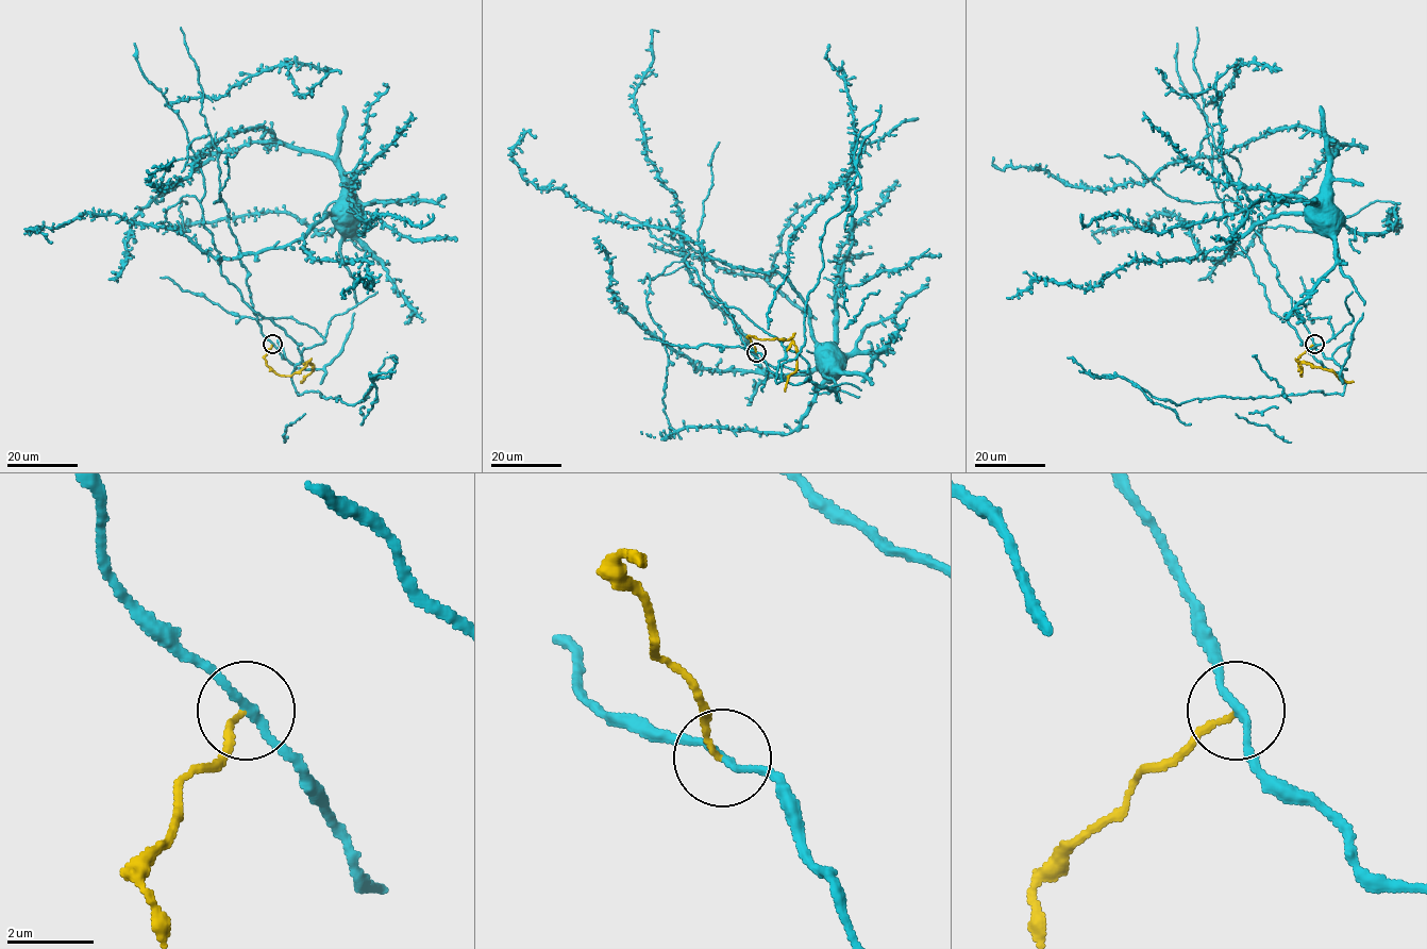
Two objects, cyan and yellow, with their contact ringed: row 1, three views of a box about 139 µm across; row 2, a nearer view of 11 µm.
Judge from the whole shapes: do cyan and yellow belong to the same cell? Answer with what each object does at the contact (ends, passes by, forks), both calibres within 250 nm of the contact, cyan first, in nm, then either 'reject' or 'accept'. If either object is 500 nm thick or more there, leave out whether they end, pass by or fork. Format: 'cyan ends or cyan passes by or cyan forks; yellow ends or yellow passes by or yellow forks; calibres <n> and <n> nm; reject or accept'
cyan passes by; yellow ends; calibres 170 and 110 nm; reject

